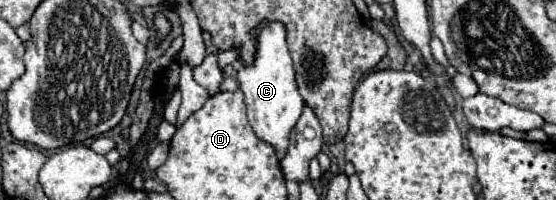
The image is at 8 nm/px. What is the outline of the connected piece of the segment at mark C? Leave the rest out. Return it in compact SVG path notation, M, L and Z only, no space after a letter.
M272 21L268 27L264 27L258 33L256 41L256 55L254 61L242 69L238 69L238 83L246 97L248 105L248 119L252 123L252 129L260 139L270 143L276 149L278 159L282 159L288 151L288 135L292 127L296 125L296 119L300 119L300 111L304 107L304 101L298 93L292 57L286 47L286 27L280 21Z

